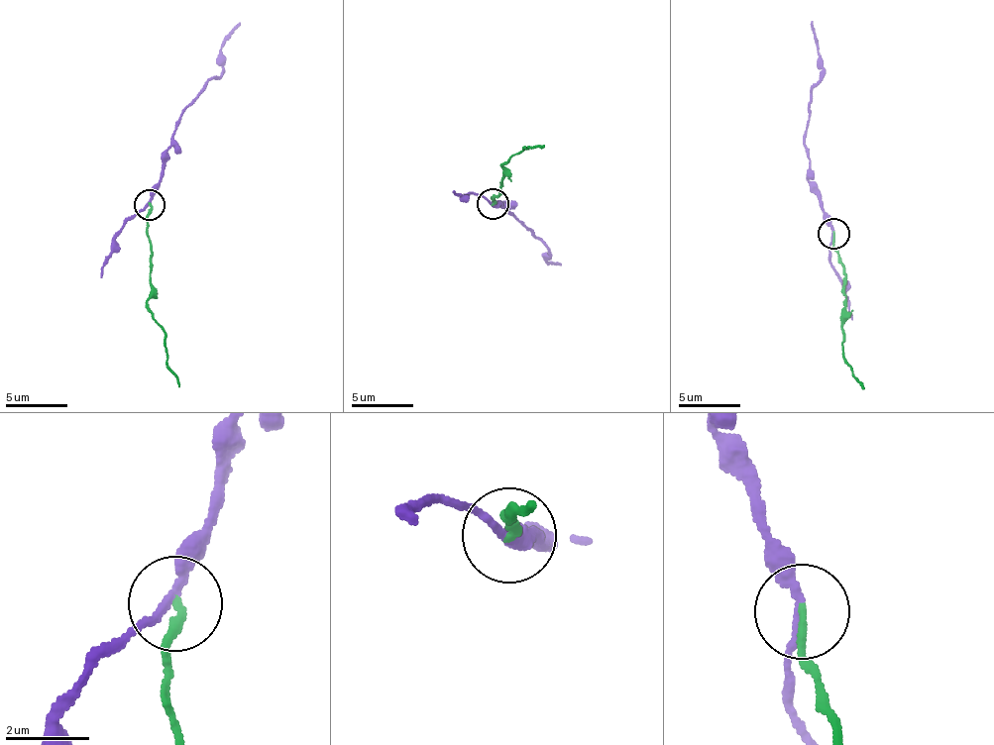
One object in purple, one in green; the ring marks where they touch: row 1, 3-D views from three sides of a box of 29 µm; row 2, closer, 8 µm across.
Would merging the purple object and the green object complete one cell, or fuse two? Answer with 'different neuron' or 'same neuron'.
different neuron

